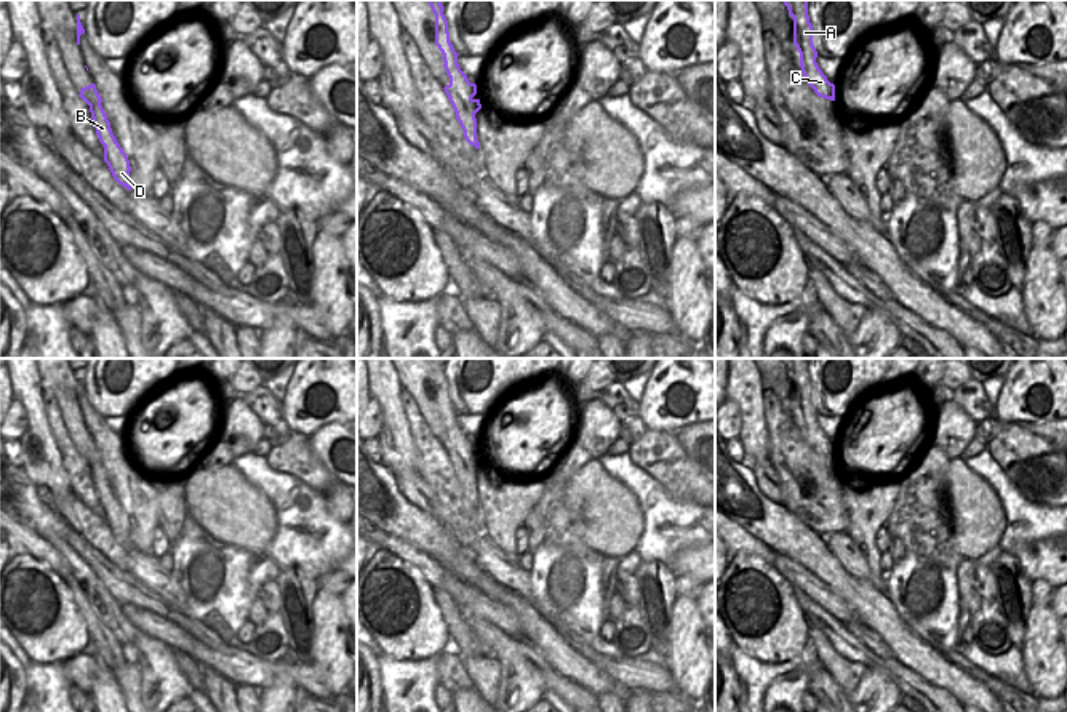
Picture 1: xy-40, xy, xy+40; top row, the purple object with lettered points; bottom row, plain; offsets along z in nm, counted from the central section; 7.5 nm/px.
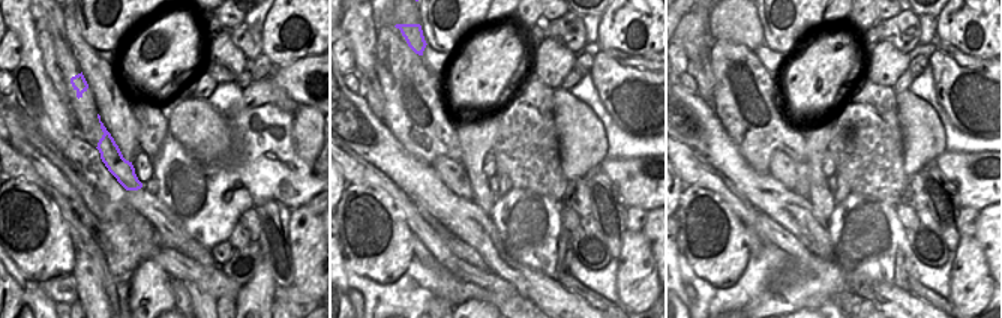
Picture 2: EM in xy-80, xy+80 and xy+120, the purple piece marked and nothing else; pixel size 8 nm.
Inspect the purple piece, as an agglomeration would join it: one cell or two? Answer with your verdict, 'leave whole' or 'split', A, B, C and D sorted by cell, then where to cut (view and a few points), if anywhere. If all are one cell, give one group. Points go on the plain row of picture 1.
leave whole | A B C D | no cut

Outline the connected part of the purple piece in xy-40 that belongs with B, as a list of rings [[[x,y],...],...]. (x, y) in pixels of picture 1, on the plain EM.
[[[91,442],[85,446],[82,446],[78,454],[90,464],[96,493],[99,496],[99,501],[104,504],[104,520],[107,522],[114,538],[120,544],[131,549],[131,546],[130,546],[130,530],[131,530],[130,518],[112,491],[110,480],[107,478],[107,474],[101,464],[102,458],[96,448],[96,443]]]

